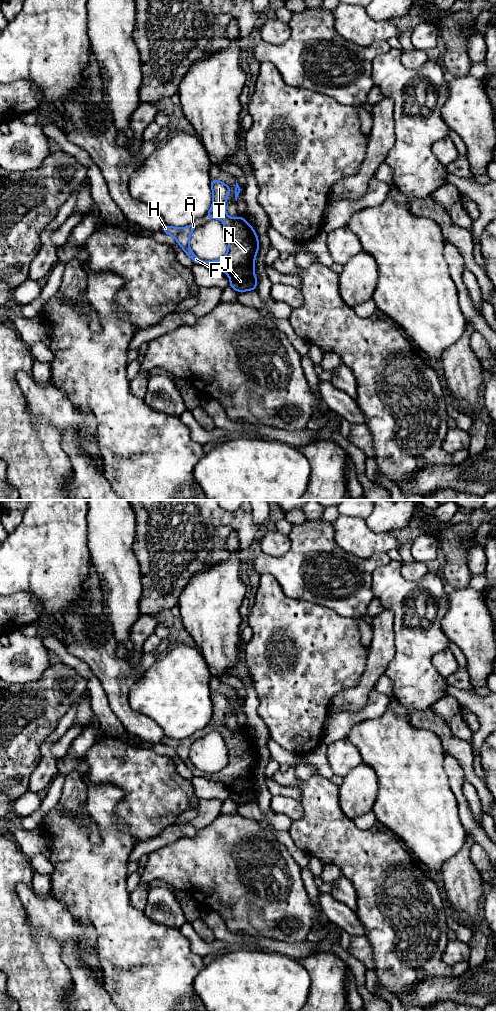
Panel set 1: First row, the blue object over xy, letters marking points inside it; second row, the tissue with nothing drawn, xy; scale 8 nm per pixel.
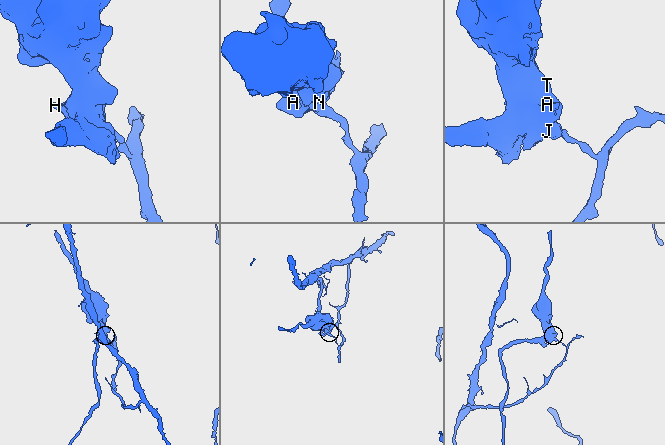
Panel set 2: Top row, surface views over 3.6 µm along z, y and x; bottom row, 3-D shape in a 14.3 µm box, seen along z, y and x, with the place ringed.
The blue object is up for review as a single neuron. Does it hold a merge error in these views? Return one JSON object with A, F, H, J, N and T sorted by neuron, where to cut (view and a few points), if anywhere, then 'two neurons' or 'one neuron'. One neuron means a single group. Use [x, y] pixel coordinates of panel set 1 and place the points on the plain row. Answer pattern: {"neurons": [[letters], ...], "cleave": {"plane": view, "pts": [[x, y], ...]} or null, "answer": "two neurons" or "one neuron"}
{"neurons": [["A", "F", "H", "N", "T"], ["J"]], "cleave": {"plane": "xy", "pts": [[253, 782], [249, 783], [237, 779], [229, 788]]}, "answer": "two neurons"}

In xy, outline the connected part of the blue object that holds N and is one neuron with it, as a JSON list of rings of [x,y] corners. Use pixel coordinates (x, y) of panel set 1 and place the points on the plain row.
[[[211,691],[213,714],[206,726],[209,731],[221,731],[228,750],[228,763],[226,767],[215,773],[202,773],[189,758],[190,747],[198,739],[197,735],[190,738],[177,740],[164,737],[162,744],[173,748],[186,767],[195,776],[201,776],[210,781],[221,782],[230,788],[237,779],[248,783],[254,783],[255,769],[259,762],[259,752],[254,740],[251,739],[239,726],[236,731],[231,731],[225,723],[226,711],[230,705],[230,699],[222,693]]]

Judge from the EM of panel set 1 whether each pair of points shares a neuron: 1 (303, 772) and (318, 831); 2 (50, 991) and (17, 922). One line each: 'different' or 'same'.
1: different
2: same

